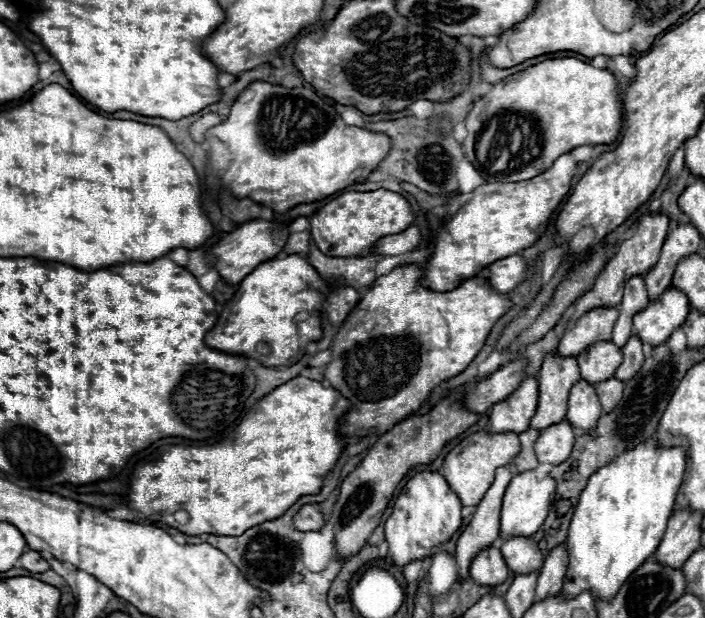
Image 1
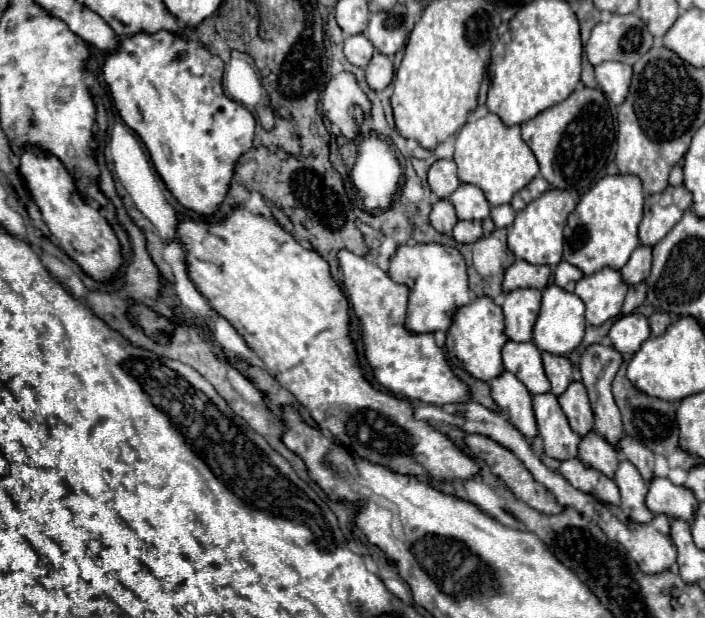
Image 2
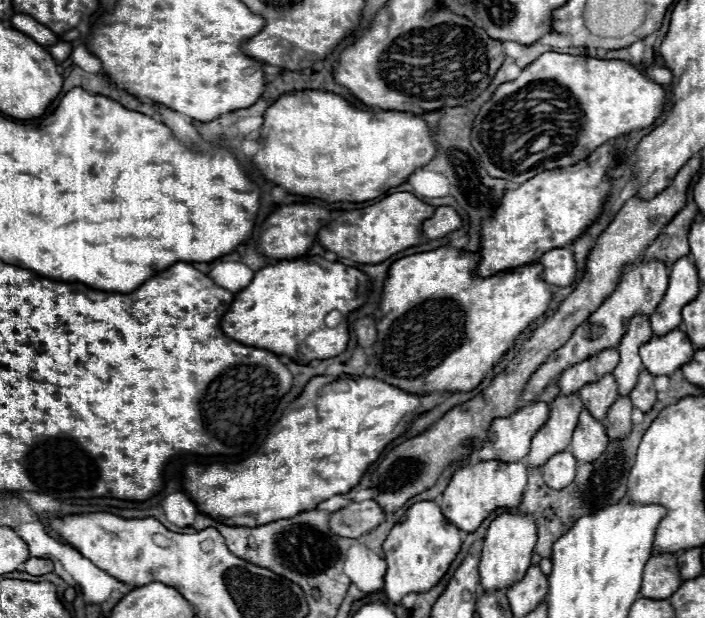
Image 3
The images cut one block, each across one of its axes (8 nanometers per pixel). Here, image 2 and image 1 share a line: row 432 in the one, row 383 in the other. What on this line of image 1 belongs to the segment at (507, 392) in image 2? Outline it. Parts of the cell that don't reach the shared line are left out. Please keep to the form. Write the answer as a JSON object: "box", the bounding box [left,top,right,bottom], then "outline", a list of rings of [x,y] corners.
{"box":[488,376,538,434],"outline":[[[528,376],[522,380],[520,388],[514,394],[492,406],[488,430],[492,434],[526,432],[528,420],[532,420],[532,416],[536,414],[536,404],[538,404],[538,382],[532,376]]]}

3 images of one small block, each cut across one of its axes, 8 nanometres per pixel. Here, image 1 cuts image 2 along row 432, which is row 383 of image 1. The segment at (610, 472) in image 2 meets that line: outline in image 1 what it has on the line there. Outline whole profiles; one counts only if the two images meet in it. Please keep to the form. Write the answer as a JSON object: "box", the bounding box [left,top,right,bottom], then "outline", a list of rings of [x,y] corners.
{"box":[578,342,622,384],"outline":[[[596,342],[592,348],[578,356],[582,380],[588,384],[598,384],[612,378],[620,364],[622,352],[612,342]]]}

